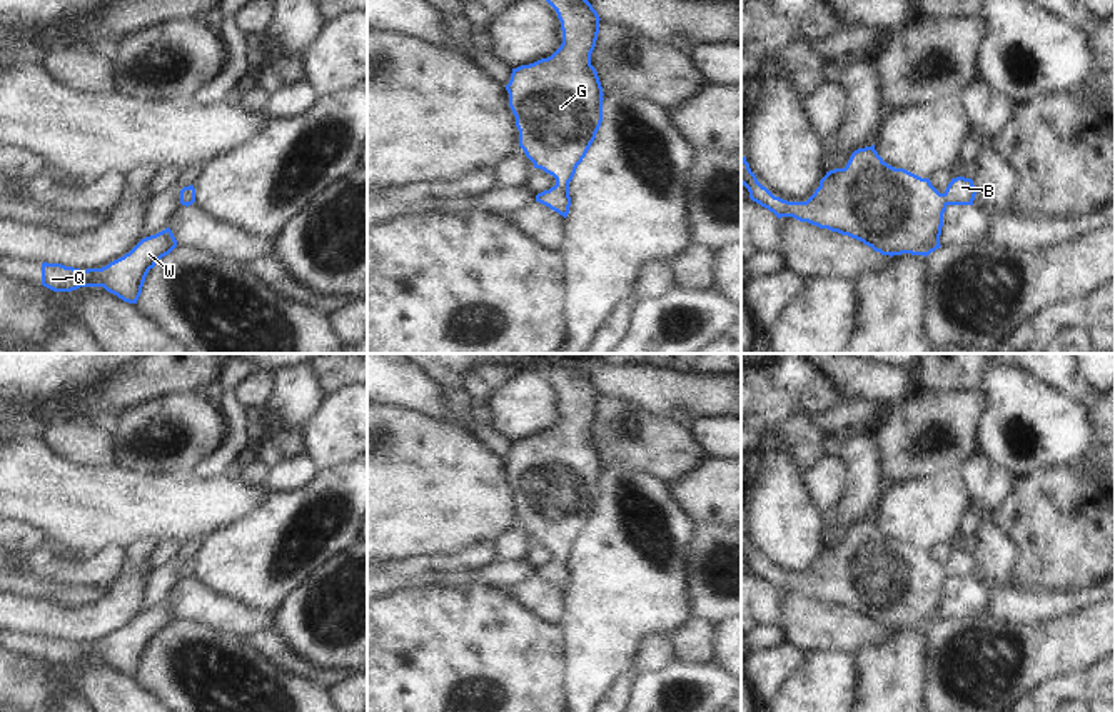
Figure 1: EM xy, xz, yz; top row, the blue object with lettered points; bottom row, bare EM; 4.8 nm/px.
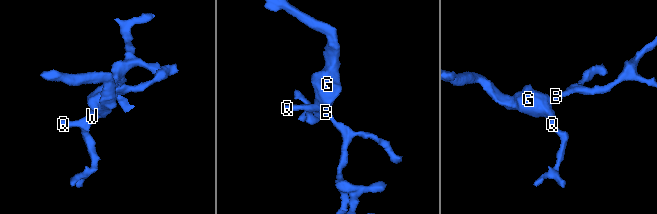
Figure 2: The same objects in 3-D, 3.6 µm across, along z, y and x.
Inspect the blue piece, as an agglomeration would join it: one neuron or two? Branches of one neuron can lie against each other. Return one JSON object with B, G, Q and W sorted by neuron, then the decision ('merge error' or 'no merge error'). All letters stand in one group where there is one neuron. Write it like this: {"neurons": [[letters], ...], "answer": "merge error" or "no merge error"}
{"neurons": [["B", "G", "Q", "W"]], "answer": "no merge error"}

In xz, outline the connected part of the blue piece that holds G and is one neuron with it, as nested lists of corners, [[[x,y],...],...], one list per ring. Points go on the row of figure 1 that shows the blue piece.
[[[588,0],[546,2],[558,13],[563,43],[551,57],[512,68],[506,90],[519,147],[534,168],[556,178],[536,202],[566,218],[569,182],[603,122],[604,93],[591,65],[601,18]]]

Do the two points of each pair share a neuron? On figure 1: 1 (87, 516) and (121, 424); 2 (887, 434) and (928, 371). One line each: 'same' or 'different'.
1: different
2: different

